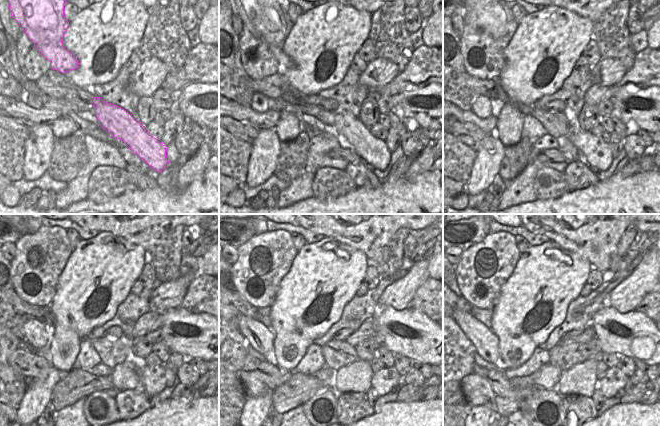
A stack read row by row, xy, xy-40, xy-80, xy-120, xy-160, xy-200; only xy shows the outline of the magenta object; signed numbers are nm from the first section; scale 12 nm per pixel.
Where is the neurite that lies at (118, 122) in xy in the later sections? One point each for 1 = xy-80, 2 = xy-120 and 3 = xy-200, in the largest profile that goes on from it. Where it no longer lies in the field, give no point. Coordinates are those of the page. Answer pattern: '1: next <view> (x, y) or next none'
1: next xy-80 (599, 154)
2: next xy-120 (155, 379)
3: next xy-200 (615, 380)

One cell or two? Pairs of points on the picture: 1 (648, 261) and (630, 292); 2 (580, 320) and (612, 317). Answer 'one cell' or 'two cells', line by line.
1: one cell
2: two cells

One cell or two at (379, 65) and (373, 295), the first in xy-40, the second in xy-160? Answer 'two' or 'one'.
two

